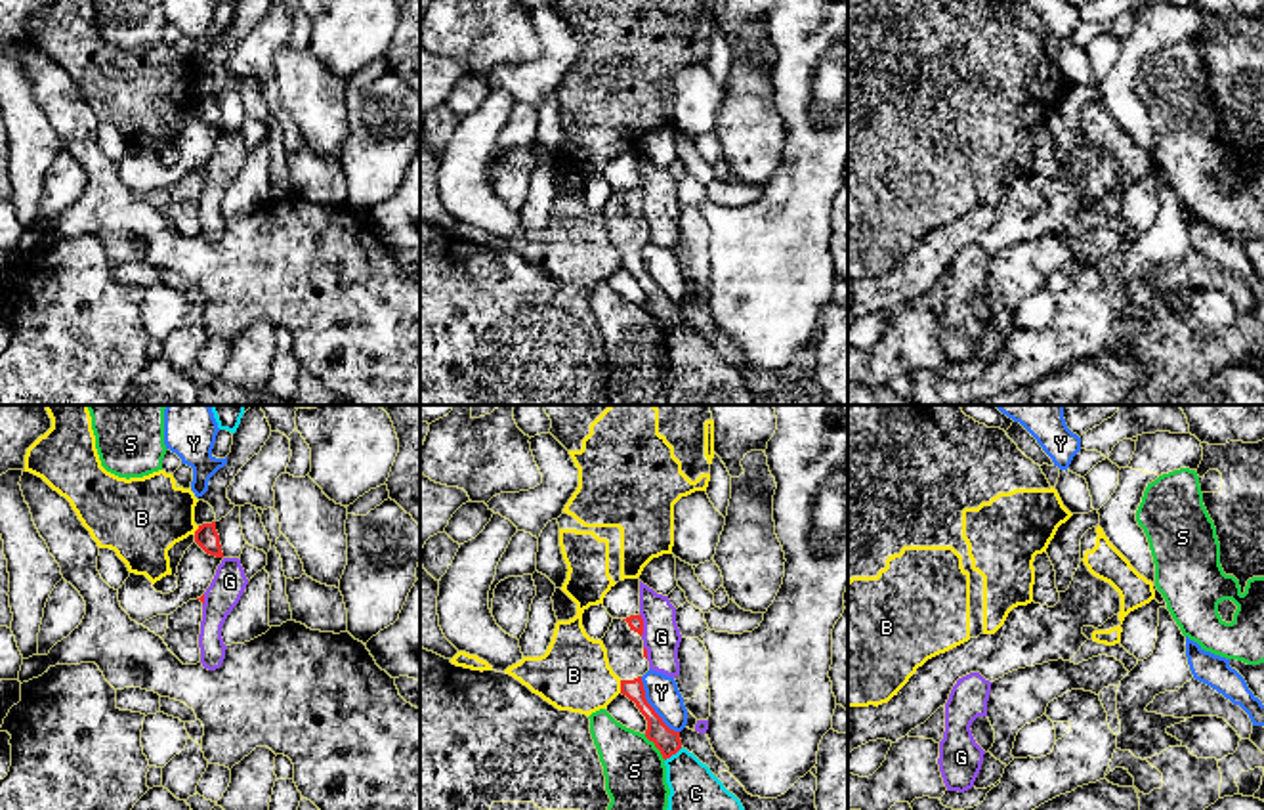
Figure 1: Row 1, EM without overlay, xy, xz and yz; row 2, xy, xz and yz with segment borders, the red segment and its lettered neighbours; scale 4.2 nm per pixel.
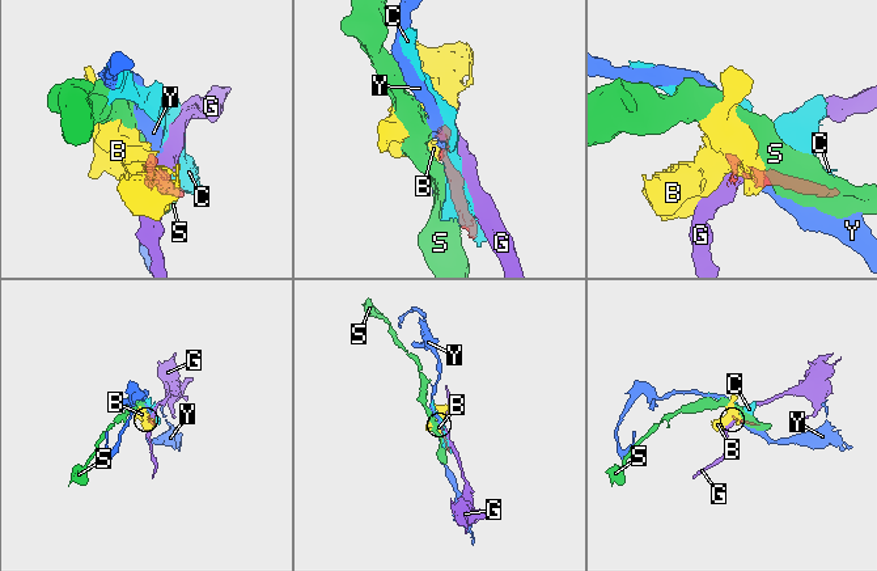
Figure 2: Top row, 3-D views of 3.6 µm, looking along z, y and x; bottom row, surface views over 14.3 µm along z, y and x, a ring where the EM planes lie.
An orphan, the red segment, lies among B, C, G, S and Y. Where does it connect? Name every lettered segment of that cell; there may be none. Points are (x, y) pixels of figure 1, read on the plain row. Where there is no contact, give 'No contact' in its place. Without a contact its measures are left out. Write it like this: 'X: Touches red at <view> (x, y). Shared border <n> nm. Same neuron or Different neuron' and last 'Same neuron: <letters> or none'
B: Touches red at xz (621, 258). Shared border 60 nm. Different neuron
C: Touches red at xz (673, 325). Shared border 100 nm. Different neuron
G: Touches red at xz (642, 197). Shared border 100 nm. Different neuron
S: Touches red at xz (655, 318). Shared border 140 nm. Different neuron
Y: Touches red at xz (652, 279). Shared border 280 nm. Different neuron
Same neuron: none

